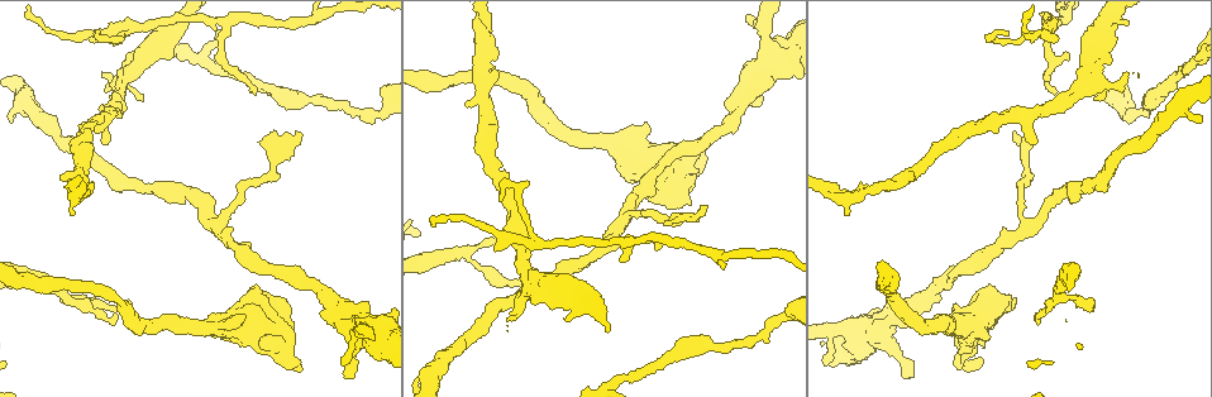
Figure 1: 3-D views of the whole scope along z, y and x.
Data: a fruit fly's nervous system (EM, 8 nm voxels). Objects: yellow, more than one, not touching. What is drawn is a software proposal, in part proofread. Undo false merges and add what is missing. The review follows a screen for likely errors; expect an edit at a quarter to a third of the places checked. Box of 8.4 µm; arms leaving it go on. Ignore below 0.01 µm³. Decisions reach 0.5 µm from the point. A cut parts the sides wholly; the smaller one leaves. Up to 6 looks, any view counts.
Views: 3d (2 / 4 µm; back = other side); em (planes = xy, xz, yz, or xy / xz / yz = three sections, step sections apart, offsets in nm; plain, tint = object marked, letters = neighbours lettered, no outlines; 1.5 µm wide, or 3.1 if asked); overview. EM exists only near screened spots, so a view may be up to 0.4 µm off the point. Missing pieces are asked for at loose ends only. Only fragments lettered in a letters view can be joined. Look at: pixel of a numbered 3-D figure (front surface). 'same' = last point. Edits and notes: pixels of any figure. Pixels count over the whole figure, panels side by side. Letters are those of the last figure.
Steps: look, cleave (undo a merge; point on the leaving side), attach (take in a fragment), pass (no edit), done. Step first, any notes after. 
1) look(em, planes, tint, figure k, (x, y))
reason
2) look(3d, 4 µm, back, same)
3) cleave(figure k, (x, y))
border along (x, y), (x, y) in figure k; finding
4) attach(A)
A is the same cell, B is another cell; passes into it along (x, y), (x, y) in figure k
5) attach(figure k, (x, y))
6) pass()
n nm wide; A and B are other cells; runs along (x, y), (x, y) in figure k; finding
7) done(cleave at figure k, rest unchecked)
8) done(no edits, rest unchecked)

look(3d, 4 µm, back, figure 1, (581, 294))
arms part here

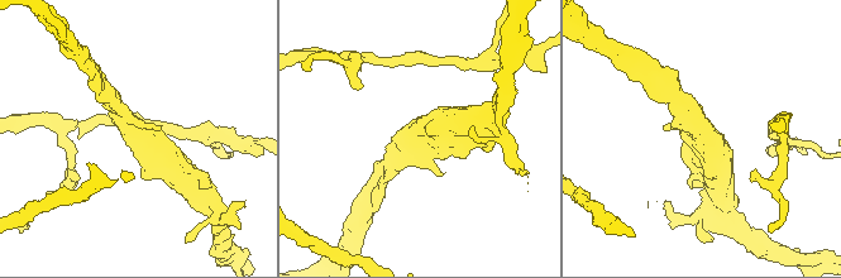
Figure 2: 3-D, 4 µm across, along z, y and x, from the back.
look(em, yz, step 4, tint, figure 2, (699, 127))
shape alone is not enough

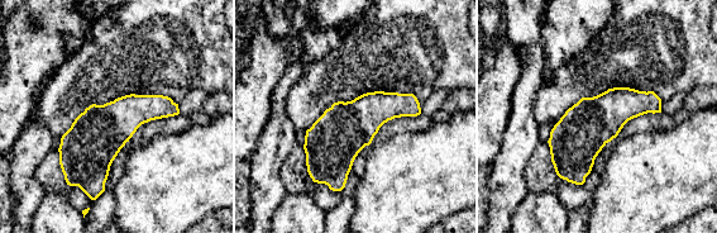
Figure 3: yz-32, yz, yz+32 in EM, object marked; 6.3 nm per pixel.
look(em, planes, letters, same)
another direction

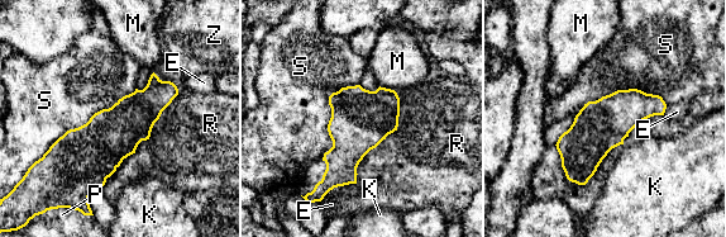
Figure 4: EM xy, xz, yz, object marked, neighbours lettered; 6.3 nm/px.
pass()
E, K, M, P, R, S and Z are other cells; border along (135, 88), (67, 129), (41, 157) in figure 4; continuous, no second neuron

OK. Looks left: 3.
look(3d, 4 µm, figure 1, (1054, 94))
thin end

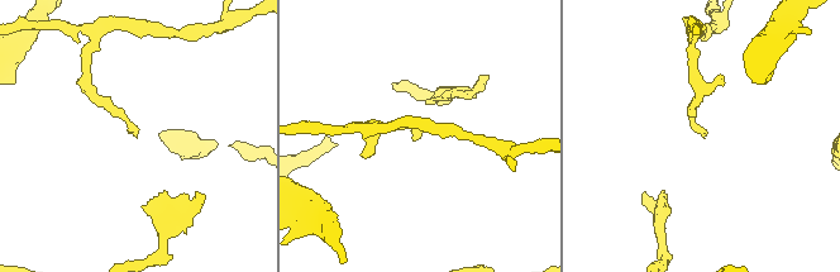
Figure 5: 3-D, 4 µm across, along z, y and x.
look(em, xy, step 4, tint, figure 5, (135, 135))

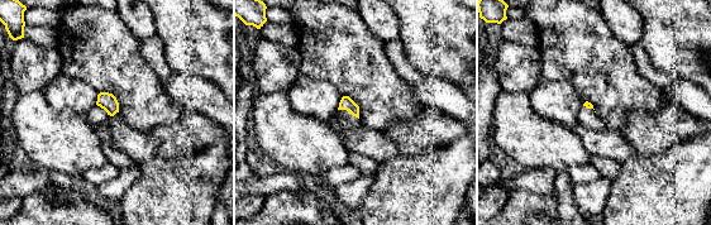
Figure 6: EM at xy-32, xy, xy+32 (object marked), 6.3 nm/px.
look(em, planes, letters, same)
another direction

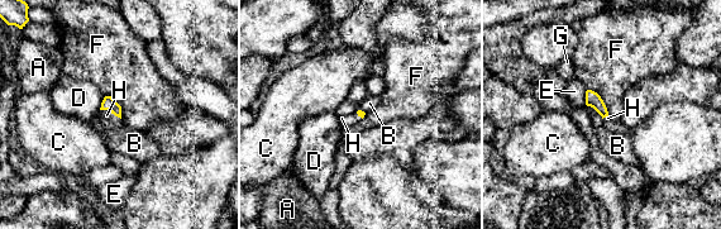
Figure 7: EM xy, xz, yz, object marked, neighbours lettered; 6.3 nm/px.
attach(figure 7, (109, 120))
H is the same cell, A, B, C, D, E, F and G are other cells; passes into it along (109, 104), (111, 111), (109, 120) in figure 7; the neuron continues

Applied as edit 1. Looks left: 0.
done(attach at figure 7, rest unchecked)

